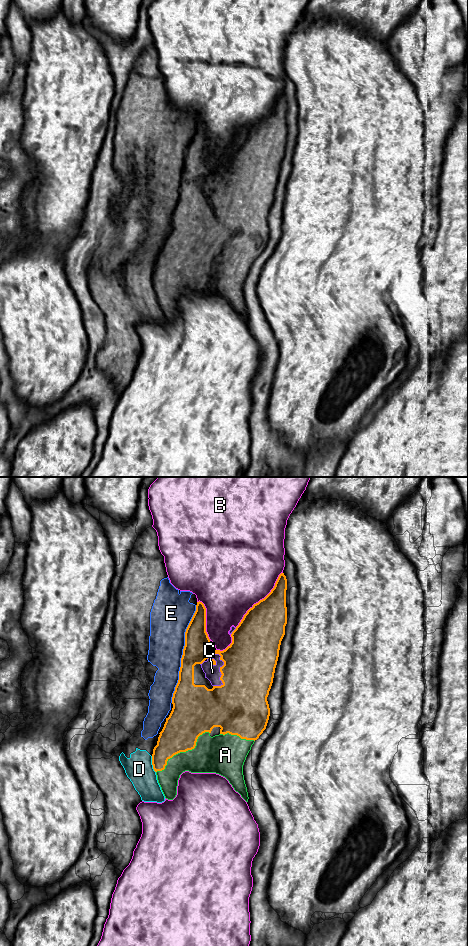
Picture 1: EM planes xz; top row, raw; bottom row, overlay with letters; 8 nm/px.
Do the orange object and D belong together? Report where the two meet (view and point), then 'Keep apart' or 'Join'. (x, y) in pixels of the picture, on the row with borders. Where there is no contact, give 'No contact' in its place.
Touches orange at xz (152, 764). Keep apart

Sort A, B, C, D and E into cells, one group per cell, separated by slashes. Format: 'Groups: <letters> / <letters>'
Groups: A C / B / D E

